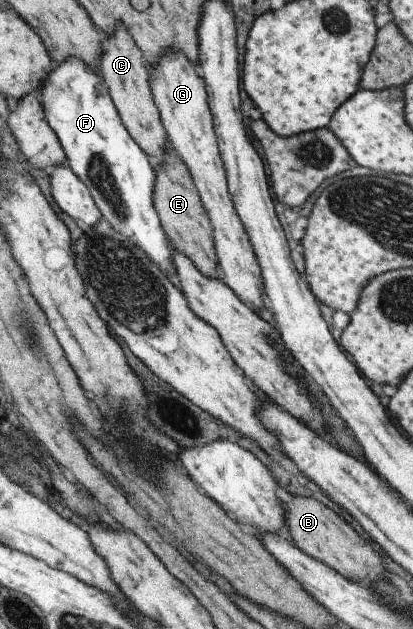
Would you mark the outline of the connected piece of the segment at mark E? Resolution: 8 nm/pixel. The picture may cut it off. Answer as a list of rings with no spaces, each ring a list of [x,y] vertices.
[[[168,142],[165,145],[165,161],[158,168],[154,164],[157,183],[153,191],[153,203],[159,215],[163,231],[165,231],[170,243],[175,250],[185,253],[191,263],[199,269],[201,275],[209,279],[221,279],[219,261],[215,253],[213,243],[213,227],[203,205],[193,178],[187,166],[179,159],[172,145]]]

